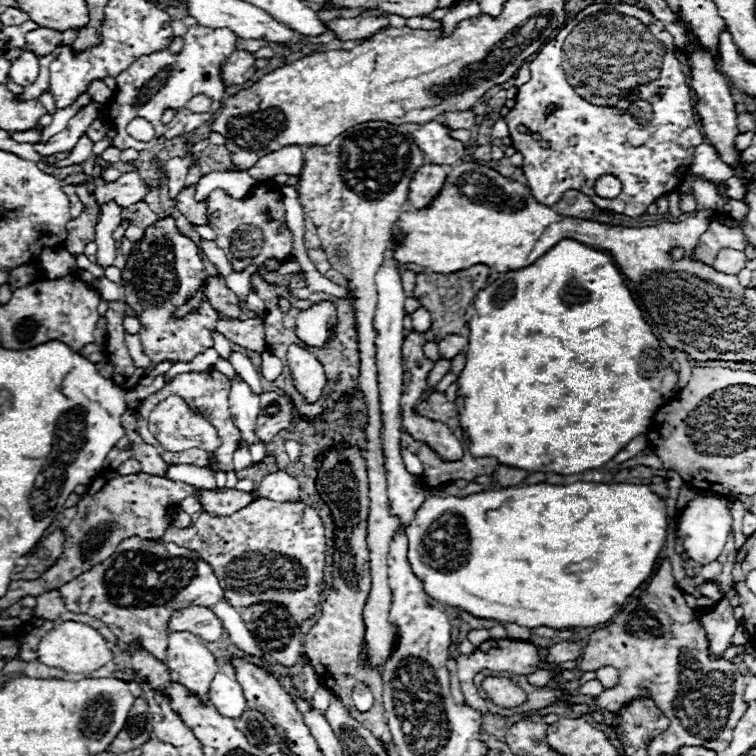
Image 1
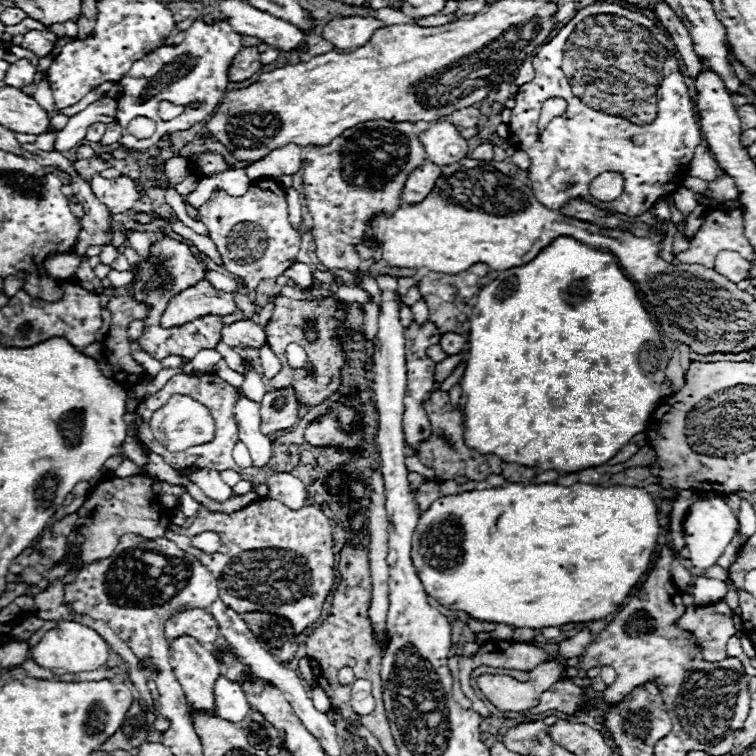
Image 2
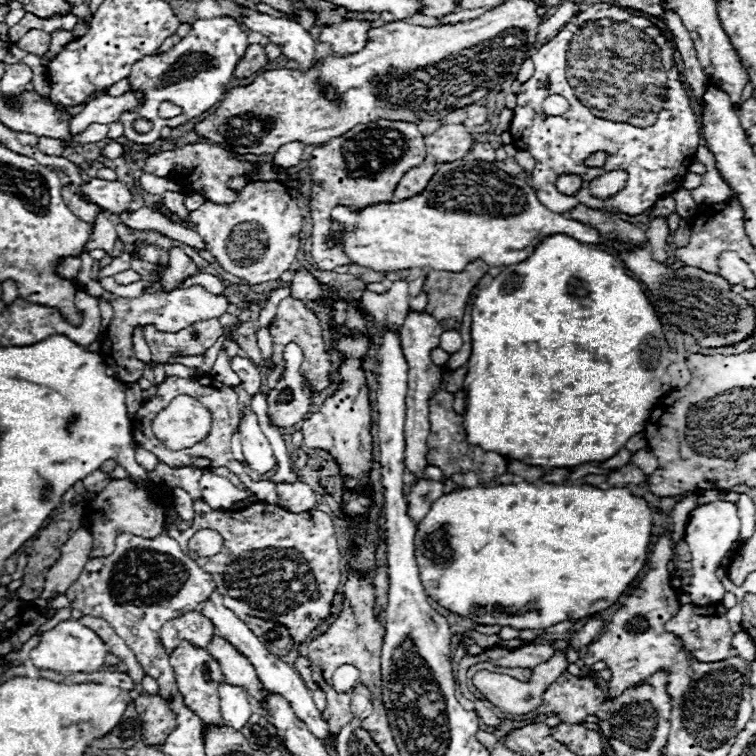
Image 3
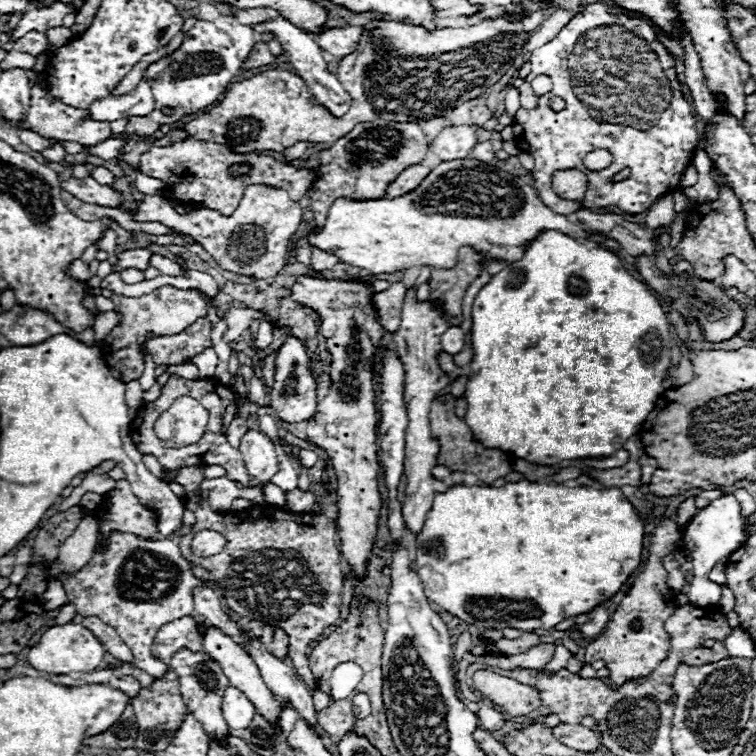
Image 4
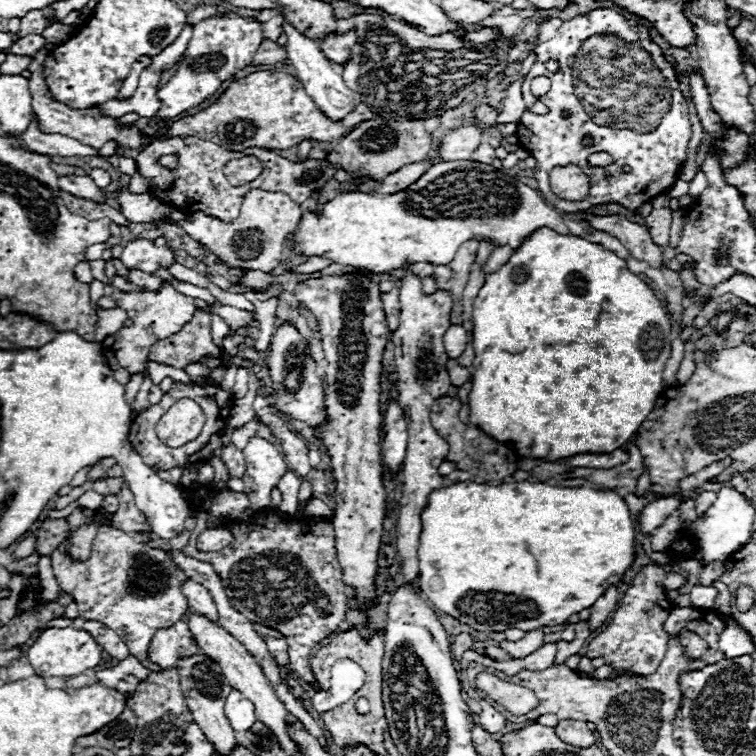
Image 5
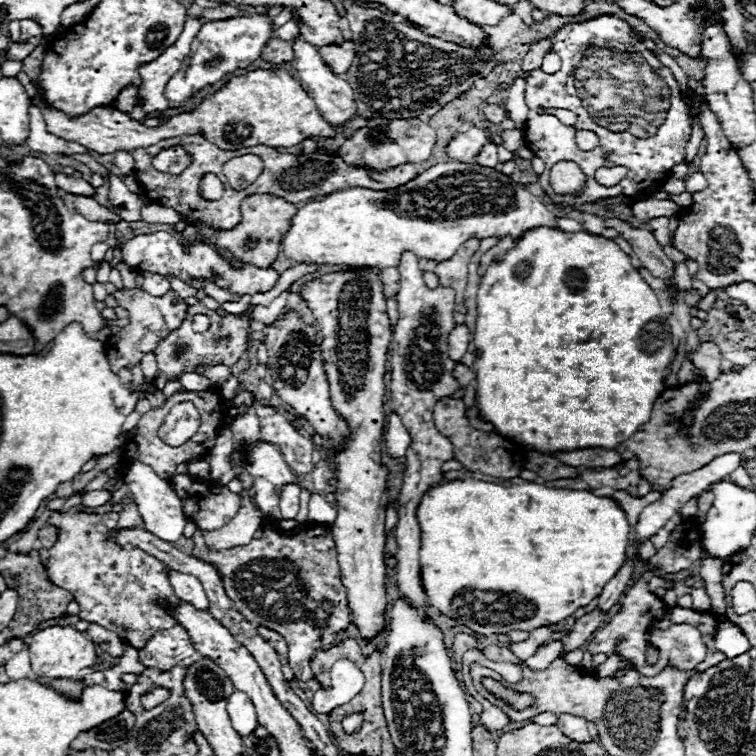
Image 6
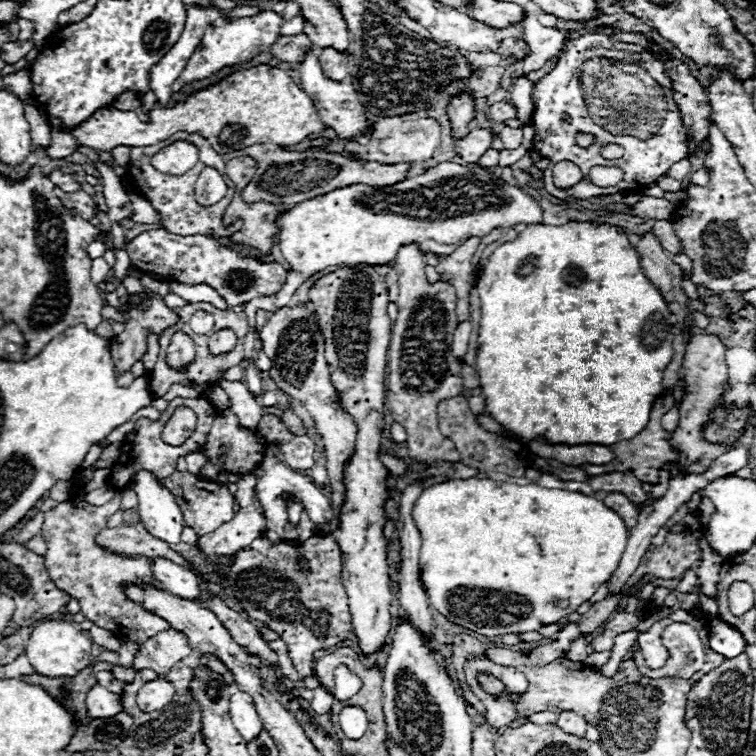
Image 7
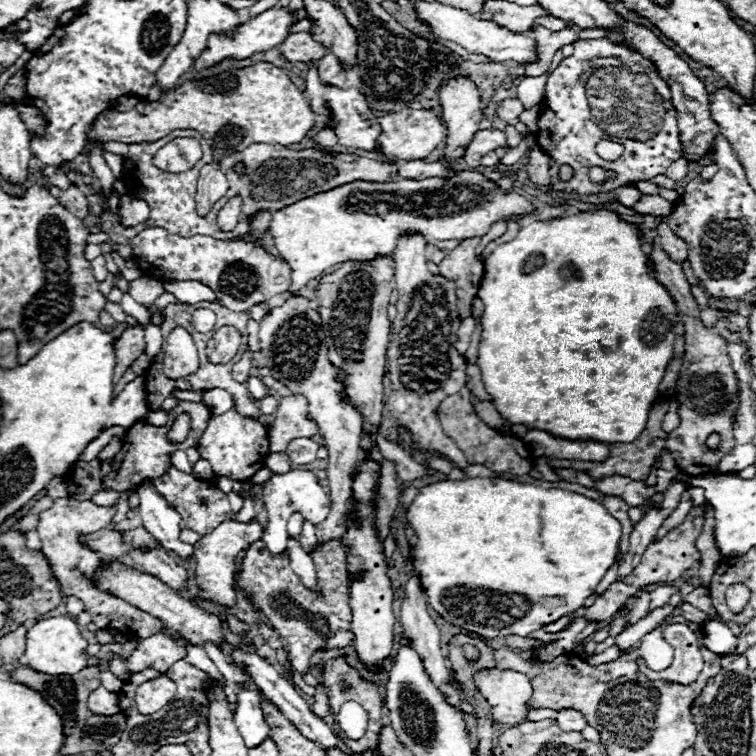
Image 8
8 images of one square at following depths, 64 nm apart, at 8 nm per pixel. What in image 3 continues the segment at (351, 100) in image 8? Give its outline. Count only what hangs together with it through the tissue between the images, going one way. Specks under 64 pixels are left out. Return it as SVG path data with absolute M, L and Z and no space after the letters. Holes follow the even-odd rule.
M242 8L242 10L246 12L246 16L242 18L242 24L250 32L260 32L272 44L280 46L284 56L290 60L296 60L302 70L308 70L318 60L314 52L312 36L298 22L284 20L284 18L272 18L252 8Z

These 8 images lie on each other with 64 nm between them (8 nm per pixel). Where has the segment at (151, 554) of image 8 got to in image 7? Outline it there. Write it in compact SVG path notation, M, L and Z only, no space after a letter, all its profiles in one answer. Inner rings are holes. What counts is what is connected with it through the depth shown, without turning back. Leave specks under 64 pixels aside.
M154 558L152 572L156 574L156 578L160 578L164 588L170 590L170 594L180 598L190 598L190 600L200 598L200 584L190 570L184 570L170 560Z

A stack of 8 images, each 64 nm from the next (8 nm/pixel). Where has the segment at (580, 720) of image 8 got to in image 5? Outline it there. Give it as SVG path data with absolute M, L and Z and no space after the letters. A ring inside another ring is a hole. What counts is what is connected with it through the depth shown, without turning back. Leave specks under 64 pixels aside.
M560 720L556 726L556 734L558 738L562 738L562 742L572 744L572 746L592 746L596 744L596 736L592 730L588 730L586 722L580 720Z

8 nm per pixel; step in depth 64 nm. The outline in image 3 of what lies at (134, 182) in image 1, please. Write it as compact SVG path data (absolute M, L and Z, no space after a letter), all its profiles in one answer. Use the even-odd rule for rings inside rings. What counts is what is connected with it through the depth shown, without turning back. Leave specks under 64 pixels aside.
M92 178L90 182L84 184L84 192L90 198L90 202L102 206L110 214L120 214L126 212L130 202L132 202L132 192L126 182L110 182L110 180L100 180Z

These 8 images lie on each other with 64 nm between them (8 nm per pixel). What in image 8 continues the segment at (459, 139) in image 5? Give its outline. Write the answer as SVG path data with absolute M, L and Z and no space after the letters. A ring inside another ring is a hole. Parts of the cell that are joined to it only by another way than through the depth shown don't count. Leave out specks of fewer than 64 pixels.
M478 130L464 152L464 162L468 164L468 168L476 168L480 166L482 156L490 150L496 150L498 146L508 150L506 136L502 130Z

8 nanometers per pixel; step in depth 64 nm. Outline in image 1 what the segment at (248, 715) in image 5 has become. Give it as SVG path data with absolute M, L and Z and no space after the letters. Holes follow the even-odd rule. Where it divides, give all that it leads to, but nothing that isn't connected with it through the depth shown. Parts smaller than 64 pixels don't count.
M218 672L210 682L208 700L226 718L238 718L246 710L246 698L240 684L232 676L222 672Z

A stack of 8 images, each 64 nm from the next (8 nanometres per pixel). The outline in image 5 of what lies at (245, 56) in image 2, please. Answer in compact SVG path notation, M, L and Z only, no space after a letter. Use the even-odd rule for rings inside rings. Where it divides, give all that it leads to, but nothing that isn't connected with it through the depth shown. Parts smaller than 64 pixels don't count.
M264 40L262 46L258 46L254 58L252 58L252 64L276 64L276 62L284 62L288 56L286 56L286 50L284 48L278 48L276 42L272 40Z

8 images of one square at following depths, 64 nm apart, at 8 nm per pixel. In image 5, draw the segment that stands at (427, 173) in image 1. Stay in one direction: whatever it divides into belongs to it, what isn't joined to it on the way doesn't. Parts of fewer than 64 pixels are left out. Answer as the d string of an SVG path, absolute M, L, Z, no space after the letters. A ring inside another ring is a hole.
M416 162L416 164L408 164L404 168L400 168L398 172L390 174L380 186L376 186L374 190L380 194L394 194L398 190L406 190L406 186L410 186L412 182L416 182L422 174L426 172L426 166Z

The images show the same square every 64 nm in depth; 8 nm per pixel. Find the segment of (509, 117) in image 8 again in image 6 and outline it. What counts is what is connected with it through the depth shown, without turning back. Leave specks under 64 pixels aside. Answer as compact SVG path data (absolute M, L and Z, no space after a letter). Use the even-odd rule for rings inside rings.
M498 104L484 106L482 114L484 114L484 118L486 118L488 122L492 122L492 124L500 124L500 122L504 120L504 108L502 108L502 106L498 106Z

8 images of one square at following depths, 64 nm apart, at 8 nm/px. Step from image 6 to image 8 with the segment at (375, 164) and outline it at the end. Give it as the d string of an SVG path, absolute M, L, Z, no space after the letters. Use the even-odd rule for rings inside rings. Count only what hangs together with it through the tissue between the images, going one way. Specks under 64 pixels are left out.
M404 108L400 112L390 112L386 116L378 118L382 126L382 134L378 136L378 150L376 154L380 158L400 162L400 160L422 160L430 152L436 150L436 146L442 142L446 134L446 126L442 120L438 120L434 114L428 110L412 110Z

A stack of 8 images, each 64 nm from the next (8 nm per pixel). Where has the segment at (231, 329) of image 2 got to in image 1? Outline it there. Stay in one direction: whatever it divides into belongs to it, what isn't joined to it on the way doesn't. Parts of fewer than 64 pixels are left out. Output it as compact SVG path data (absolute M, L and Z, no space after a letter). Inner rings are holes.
M257 318L248 320L219 319L216 330L225 338L246 349L263 352L266 350L264 324Z

